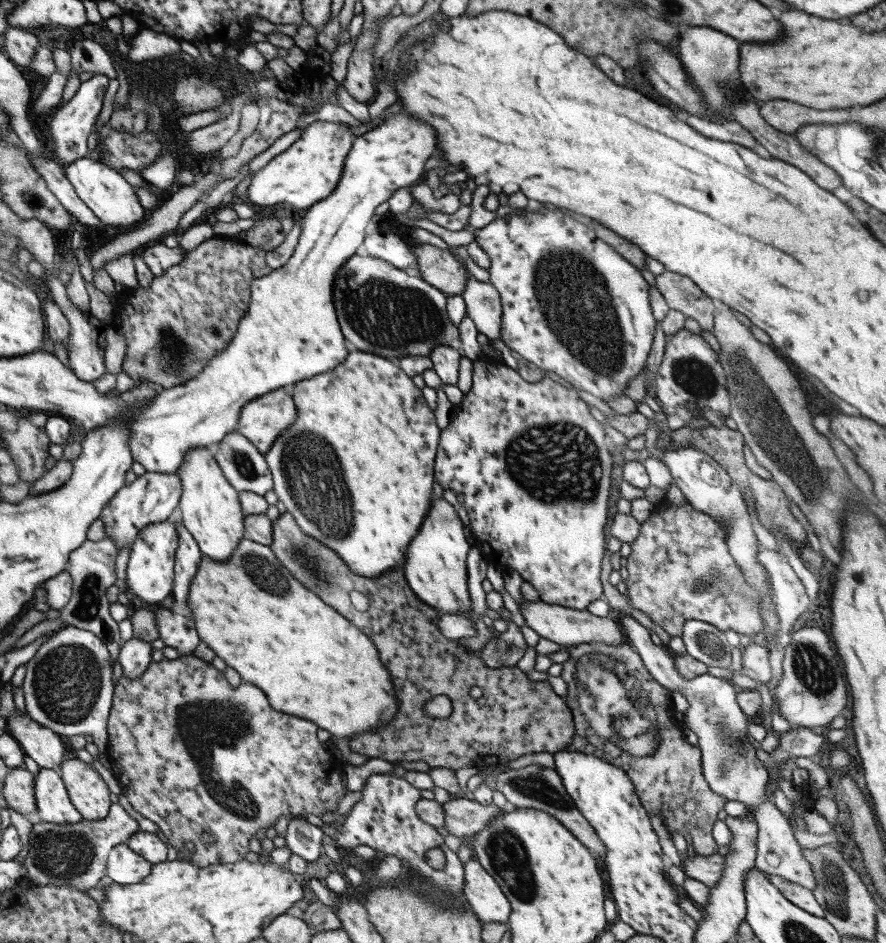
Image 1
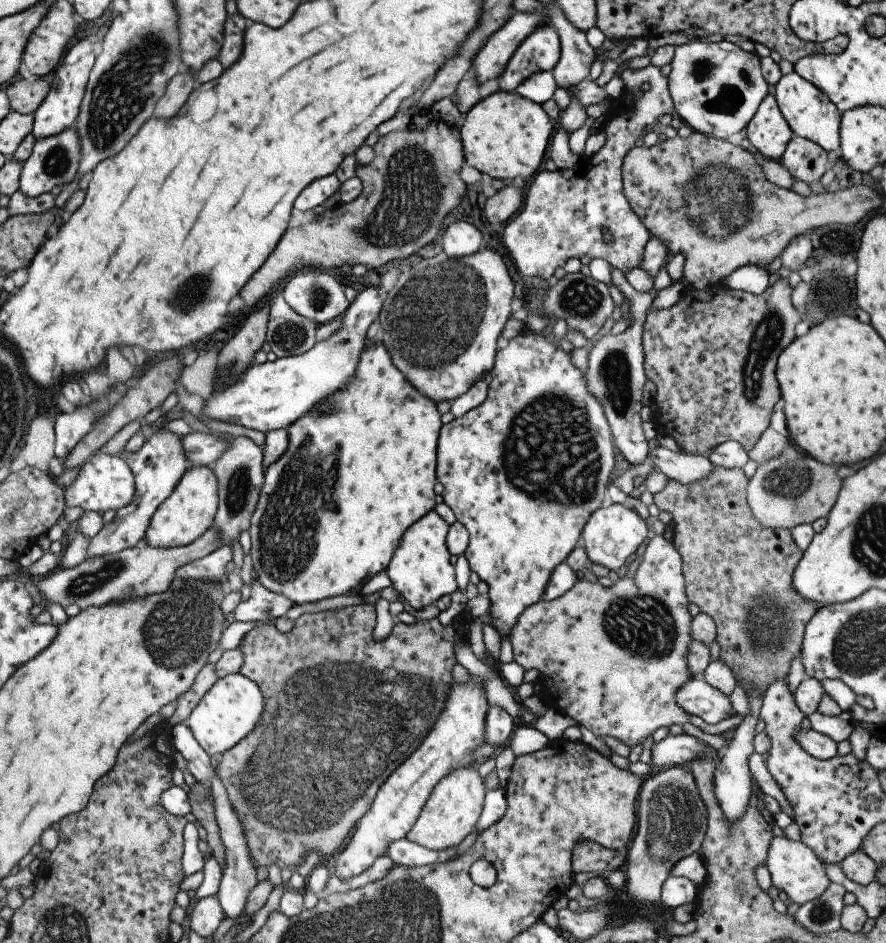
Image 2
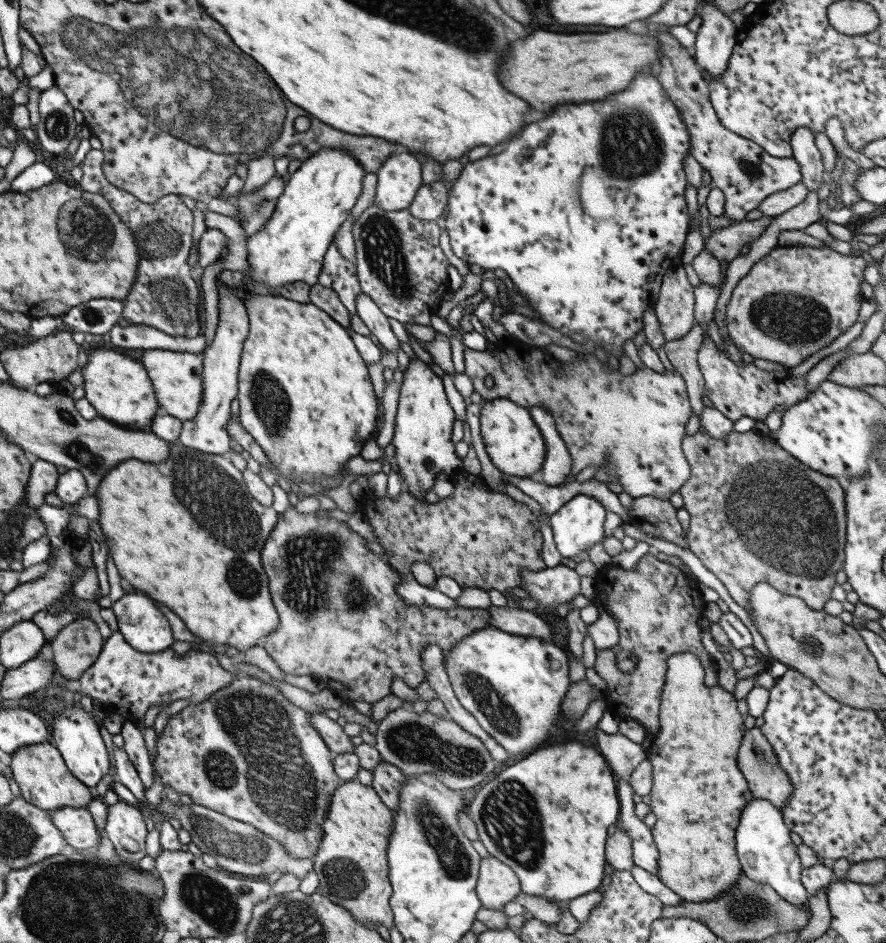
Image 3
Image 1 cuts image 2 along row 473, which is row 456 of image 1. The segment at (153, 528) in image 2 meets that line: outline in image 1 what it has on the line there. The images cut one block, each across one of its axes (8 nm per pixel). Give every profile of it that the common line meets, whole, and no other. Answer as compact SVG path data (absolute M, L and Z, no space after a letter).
M209 448L189 450L177 474L181 480L179 512L183 526L197 542L203 558L211 558L213 562L227 562L233 556L237 544L245 538L245 518L239 502L239 492L225 480L221 468L213 458L213 450Z

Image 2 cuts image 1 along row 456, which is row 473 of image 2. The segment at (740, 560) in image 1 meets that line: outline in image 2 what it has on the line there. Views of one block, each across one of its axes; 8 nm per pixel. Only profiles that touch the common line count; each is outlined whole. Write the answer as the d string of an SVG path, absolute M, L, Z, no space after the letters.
M657 446L649 456L647 462L651 462L659 472L663 472L669 480L675 480L683 486L695 484L699 480L709 478L713 472L713 464L705 456L693 456L687 452L671 452L667 448Z

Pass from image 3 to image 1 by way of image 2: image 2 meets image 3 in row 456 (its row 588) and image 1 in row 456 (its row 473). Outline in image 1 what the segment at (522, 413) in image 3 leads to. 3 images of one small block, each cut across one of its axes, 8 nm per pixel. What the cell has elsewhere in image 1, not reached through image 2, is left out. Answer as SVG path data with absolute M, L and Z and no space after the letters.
M471 362L471 390L463 396L463 400L457 404L457 416L451 420L451 424L441 430L437 456L435 456L435 482L443 490L451 490L455 496L463 496L463 508L469 518L471 534L475 540L475 548L487 558L489 564L493 564L497 570L515 570L523 582L529 582L537 592L541 602L545 604L557 604L571 610L587 610L589 604L601 598L601 560L607 552L603 530L607 526L607 500L609 500L609 484L611 484L611 444L607 436L603 434L603 424L591 418L587 404L577 398L577 394L569 388L563 388L561 384L549 380L547 376L535 384L529 384L521 380L509 366L499 364L485 364L485 362Z

